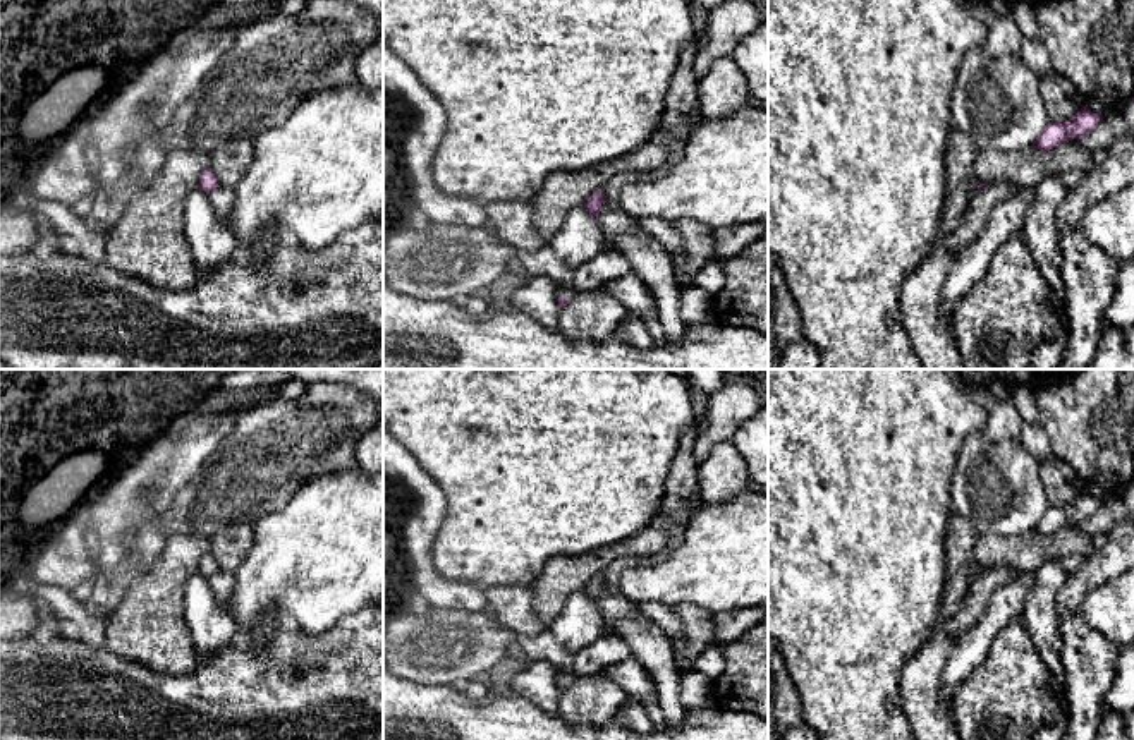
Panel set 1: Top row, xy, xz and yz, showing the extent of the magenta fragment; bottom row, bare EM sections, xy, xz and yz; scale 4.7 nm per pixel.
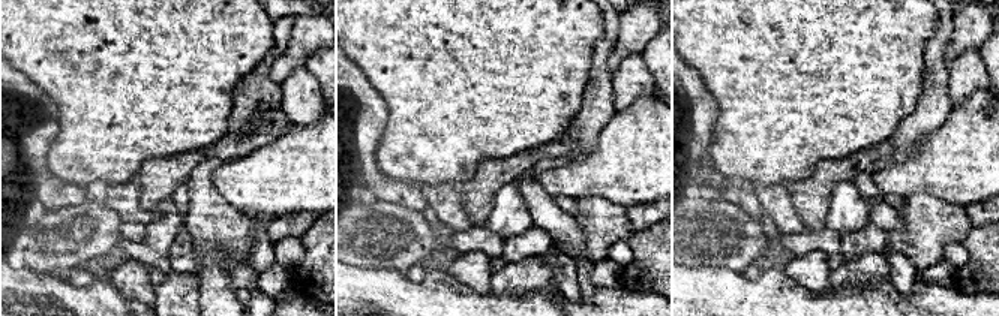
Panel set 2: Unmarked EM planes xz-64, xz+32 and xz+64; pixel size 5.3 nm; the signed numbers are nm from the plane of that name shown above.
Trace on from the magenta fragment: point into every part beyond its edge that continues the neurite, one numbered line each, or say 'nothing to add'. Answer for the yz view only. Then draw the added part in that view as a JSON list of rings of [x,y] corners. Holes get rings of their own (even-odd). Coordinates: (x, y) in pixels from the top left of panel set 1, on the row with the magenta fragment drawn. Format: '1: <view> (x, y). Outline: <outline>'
nothing to add

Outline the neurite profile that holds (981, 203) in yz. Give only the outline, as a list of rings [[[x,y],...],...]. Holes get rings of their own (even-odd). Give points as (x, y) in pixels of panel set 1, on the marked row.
[[[997,182],[986,185],[985,189],[972,194],[966,220],[959,230],[954,234],[938,234],[936,242],[943,244],[947,249],[957,251],[971,244],[976,234],[985,227],[986,218],[993,206],[1015,192],[1015,185],[1007,182]]]

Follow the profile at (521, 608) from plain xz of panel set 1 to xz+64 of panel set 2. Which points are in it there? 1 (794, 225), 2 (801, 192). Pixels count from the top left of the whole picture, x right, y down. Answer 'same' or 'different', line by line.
1: same
2: different

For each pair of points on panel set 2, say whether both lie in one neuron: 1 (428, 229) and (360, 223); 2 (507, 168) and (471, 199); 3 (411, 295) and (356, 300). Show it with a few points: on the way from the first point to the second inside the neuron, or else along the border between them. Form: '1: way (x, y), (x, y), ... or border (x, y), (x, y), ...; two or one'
1: way (411, 229), (377, 229); one
2: way (498, 172), (480, 190); one
3: way (398, 300), (369, 300); one

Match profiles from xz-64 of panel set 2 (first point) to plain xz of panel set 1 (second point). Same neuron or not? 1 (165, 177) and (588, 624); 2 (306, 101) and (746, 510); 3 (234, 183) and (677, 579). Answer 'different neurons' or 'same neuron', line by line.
1: different neurons
2: different neurons
3: same neuron

